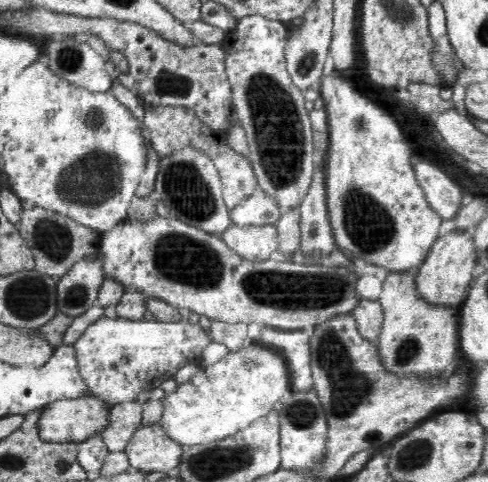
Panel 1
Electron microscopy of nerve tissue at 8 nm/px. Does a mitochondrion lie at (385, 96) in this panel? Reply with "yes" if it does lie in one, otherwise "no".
no

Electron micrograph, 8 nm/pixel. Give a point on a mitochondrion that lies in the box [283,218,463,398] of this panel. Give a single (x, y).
(408, 349)

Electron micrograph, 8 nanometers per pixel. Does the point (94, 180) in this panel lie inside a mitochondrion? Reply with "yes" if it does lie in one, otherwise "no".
yes

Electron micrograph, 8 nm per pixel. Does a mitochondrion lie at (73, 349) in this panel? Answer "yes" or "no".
no

